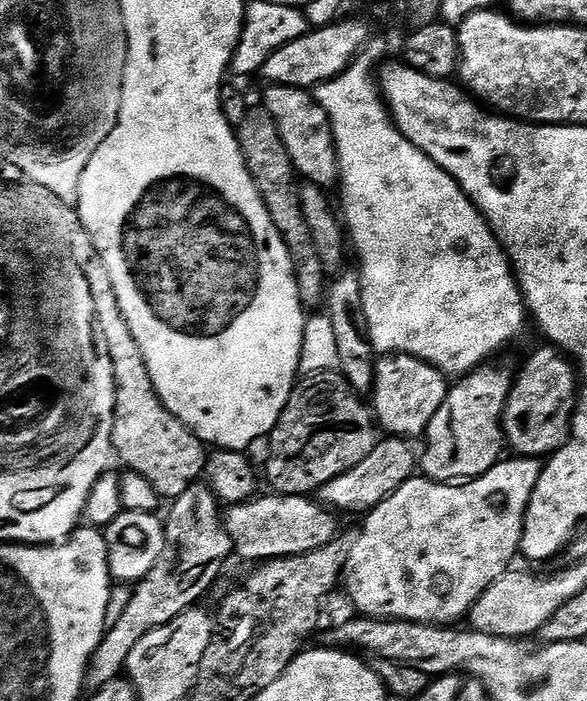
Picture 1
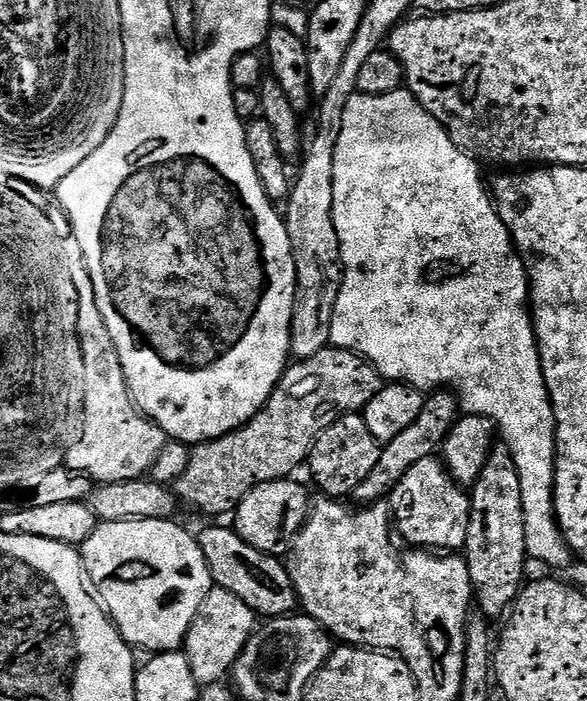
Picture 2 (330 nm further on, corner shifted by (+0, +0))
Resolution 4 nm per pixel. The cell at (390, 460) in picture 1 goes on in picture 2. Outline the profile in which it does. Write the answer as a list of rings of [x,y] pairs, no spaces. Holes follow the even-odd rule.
[[[296,478],[262,482],[262,486],[254,486],[246,498],[234,509],[234,527],[254,550],[262,550],[271,556],[287,557],[296,535],[304,528],[310,511],[308,492],[296,481]]]

